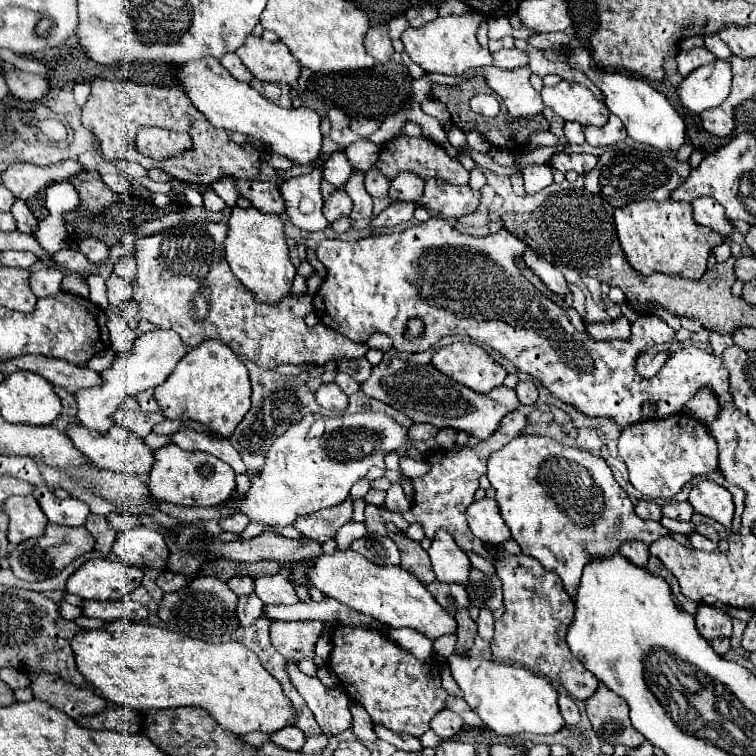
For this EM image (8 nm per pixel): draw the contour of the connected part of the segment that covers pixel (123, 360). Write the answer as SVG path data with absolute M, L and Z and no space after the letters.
M157 329L157 331L147 331L147 333L139 335L135 341L135 349L127 355L117 355L113 365L101 373L101 377L105 381L101 387L77 391L77 395L75 395L77 407L79 407L77 417L79 417L81 425L85 425L87 429L93 429L97 433L107 433L107 429L113 427L113 413L121 405L123 397L135 395L135 393L141 393L147 389L155 389L157 385L161 385L185 353L187 353L187 347L183 345L181 337L175 331Z

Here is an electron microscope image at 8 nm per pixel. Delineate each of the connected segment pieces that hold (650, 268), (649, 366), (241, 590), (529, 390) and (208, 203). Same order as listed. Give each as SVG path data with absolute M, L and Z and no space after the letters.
M667 199L667 201L637 201L637 203L629 203L625 207L619 207L619 209L615 209L615 227L617 227L617 237L619 237L621 249L625 253L625 259L641 275L671 273L671 275L679 275L685 279L701 279L707 269L707 259L709 259L711 249L727 239L727 237L723 237L723 233L717 233L703 225L697 225L693 219L691 203L679 203L679 201L671 201L671 199Z
M661 351L661 353L641 353L637 359L637 373L641 377L655 377L659 373L659 369L665 365L665 361L669 359L669 351Z
M239 575L227 581L227 585L231 587L233 593L237 595L251 595L253 593L253 577L251 575Z
M521 381L515 387L515 391L517 391L517 397L523 405L533 405L537 401L537 387L533 381Z
M211 187L205 189L205 193L203 193L203 203L205 203L205 207L211 209L211 211L223 211L223 209L225 209L223 199L219 199L219 195L217 195Z

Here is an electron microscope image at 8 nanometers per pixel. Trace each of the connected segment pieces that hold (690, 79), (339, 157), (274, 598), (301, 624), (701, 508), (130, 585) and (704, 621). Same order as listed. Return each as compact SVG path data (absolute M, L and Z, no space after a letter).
M717 59L689 73L679 85L681 103L693 113L721 105L731 91L731 65Z
M335 151L323 165L323 179L327 183L331 183L333 187L339 187L349 179L351 171L353 171L353 167L349 165L345 153L343 151Z
M281 573L257 577L255 579L255 595L265 605L295 605L295 603L299 603L293 583L285 581L285 577Z
M271 621L271 645L283 655L299 661L303 657L311 657L315 665L325 665L325 659L319 659L313 653L313 647L319 635L327 629L325 621Z
M701 481L691 489L689 503L697 513L713 517L725 529L731 527L735 505L733 505L731 493L725 487L713 483L713 481Z
M89 559L67 579L67 591L83 599L123 599L141 585L141 577L143 571L135 565L109 559Z
M701 603L697 609L695 627L707 641L713 641L717 637L731 637L733 631L731 617L725 611L707 603Z

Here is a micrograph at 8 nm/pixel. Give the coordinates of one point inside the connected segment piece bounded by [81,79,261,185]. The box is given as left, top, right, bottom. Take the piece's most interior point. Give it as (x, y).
(115, 111)

